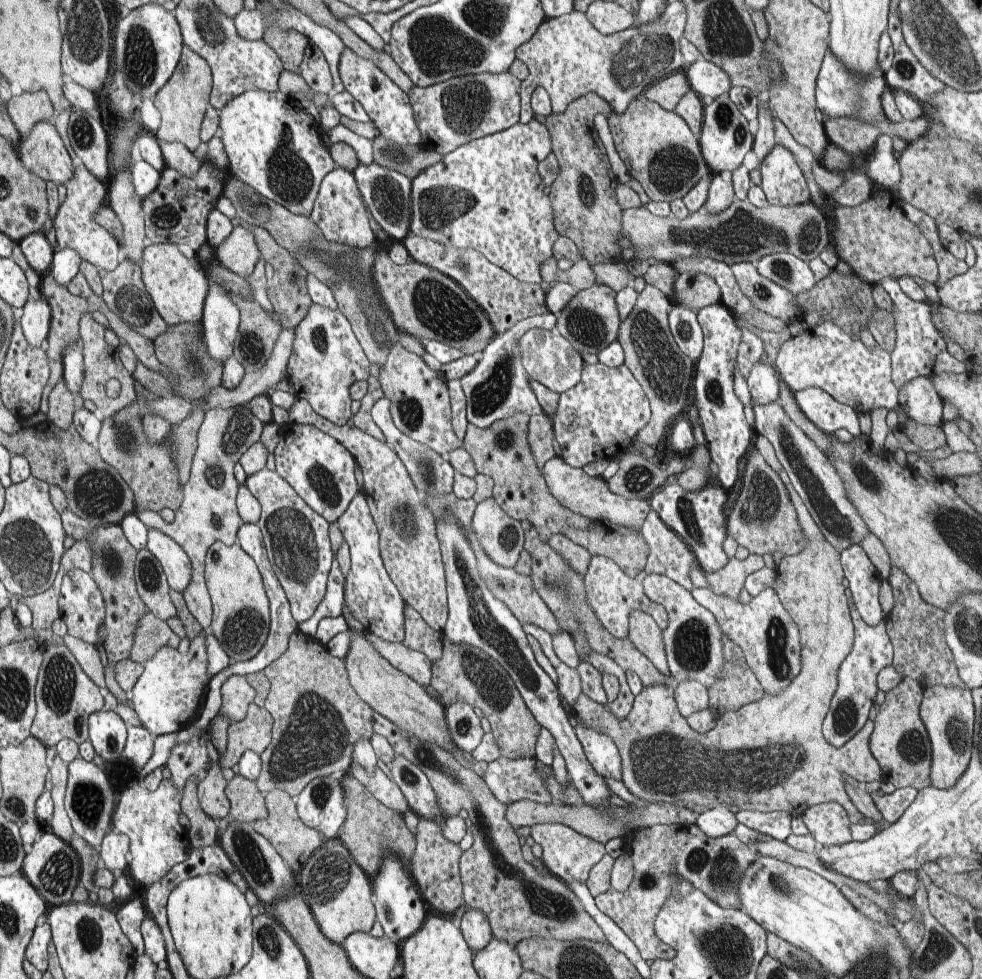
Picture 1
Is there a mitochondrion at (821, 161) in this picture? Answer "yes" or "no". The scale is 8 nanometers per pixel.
no

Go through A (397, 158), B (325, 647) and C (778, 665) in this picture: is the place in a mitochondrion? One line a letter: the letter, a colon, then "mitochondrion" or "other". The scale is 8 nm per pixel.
A: mitochondrion
B: other
C: mitochondrion

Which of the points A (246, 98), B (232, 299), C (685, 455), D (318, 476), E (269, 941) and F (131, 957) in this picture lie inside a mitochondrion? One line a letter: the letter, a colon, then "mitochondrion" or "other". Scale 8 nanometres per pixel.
A: other
B: other
C: other
D: mitochondrion
E: mitochondrion
F: other

